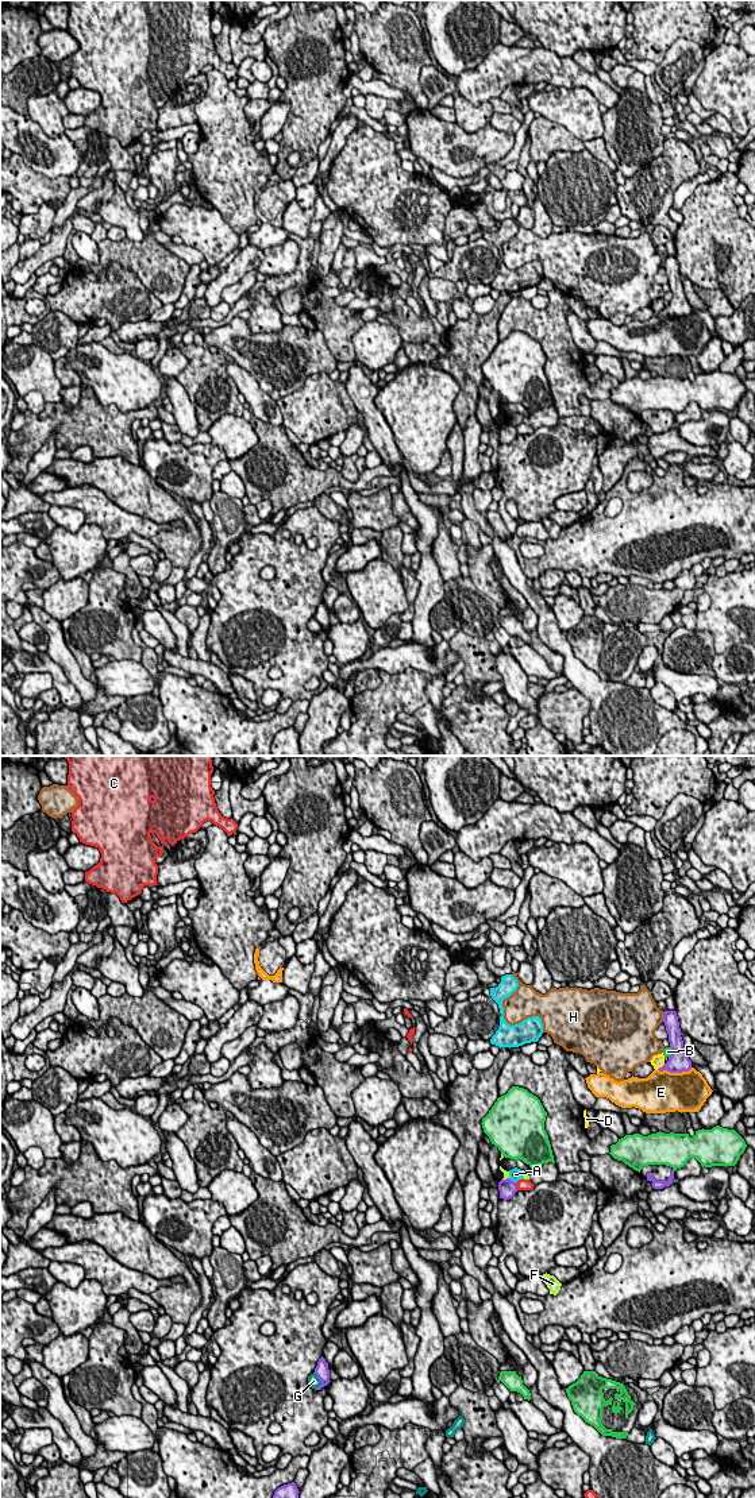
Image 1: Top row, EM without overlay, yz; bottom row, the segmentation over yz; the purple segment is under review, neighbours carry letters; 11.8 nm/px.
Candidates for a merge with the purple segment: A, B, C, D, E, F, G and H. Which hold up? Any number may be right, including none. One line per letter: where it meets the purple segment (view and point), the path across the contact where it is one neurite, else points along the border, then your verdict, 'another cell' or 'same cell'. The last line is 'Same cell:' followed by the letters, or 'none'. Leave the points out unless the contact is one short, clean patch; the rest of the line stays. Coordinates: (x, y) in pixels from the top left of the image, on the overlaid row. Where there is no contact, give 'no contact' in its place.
A: meets purple in yz at (511, 1180); border along yz (508, 1178), (515, 1182); another cell
B: meets purple in yz at (673, 1053); another cell
C: meets purple in yz at (516, 1186); another cell
D: meets purple in yz at (662, 1066); border along yz (665, 1064), (657, 1069); another cell
E: meets purple in yz at (674, 1072); another cell
F: meets purple in yz at (507, 1178); another cell
G: meets purple in yz at (320, 1379); another cell
H: meets purple in yz at (663, 1016); another cell
Same cell: none

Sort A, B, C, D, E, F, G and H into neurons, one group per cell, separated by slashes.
A / B / C / D / E / F / G / H

